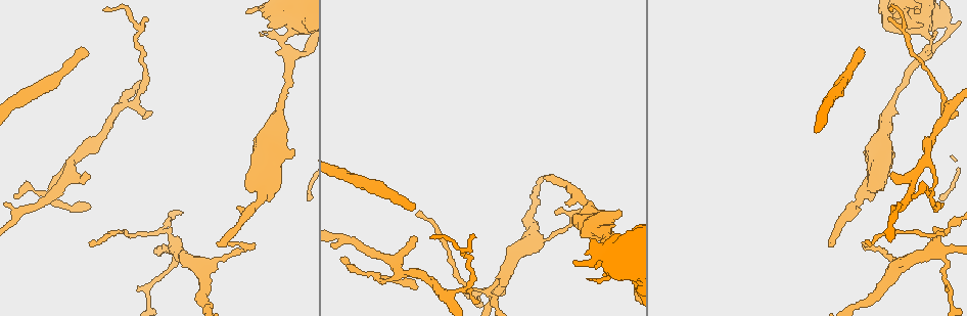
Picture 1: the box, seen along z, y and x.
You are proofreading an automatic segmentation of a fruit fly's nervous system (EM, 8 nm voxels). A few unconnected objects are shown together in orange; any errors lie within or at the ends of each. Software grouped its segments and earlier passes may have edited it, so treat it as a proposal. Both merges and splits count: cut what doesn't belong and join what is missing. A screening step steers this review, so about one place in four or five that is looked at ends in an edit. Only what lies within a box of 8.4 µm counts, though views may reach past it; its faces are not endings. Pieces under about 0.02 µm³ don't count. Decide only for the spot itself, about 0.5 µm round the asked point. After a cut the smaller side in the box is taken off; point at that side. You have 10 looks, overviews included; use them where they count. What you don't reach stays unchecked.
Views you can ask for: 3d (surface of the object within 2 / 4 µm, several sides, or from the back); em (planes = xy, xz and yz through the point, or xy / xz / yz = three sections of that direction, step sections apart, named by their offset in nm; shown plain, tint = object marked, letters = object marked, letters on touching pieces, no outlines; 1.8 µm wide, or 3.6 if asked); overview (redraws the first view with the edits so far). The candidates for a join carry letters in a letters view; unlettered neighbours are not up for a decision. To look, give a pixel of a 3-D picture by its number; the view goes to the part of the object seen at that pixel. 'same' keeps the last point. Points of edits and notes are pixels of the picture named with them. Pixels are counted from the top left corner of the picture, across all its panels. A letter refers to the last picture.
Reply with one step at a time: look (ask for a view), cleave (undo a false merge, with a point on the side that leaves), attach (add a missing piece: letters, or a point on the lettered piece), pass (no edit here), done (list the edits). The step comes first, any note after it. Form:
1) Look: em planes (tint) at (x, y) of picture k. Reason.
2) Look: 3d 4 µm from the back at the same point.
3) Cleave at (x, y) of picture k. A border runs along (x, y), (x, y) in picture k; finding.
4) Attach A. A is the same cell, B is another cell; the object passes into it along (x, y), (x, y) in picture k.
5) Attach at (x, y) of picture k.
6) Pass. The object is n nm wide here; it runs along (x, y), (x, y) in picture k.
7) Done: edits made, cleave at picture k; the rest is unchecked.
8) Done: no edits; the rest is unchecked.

Look: 3d 2 µm at (857, 54) of picture 1.

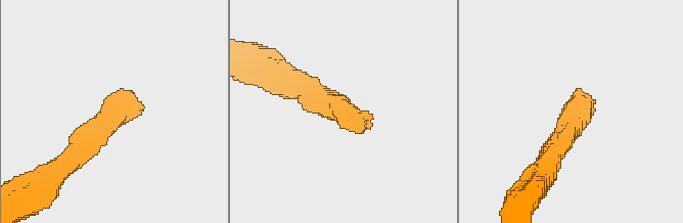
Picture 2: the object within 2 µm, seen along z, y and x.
Look: em planes (letters) at (580, 108) of picture 2.

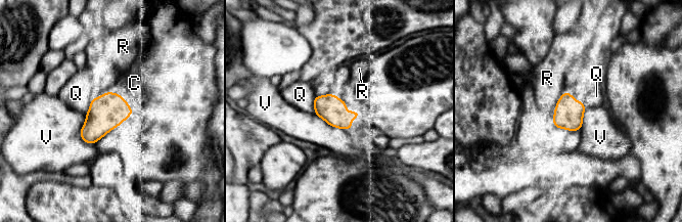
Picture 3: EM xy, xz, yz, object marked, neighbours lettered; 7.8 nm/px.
Attach C. The longest contact is with V, 240 nm; C is the same cell, Q, R and V are other cells; the neuron continues.

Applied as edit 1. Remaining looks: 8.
Look: em xz step 16 (tint) at (73, 160) of picture 1. Arms run side by side.

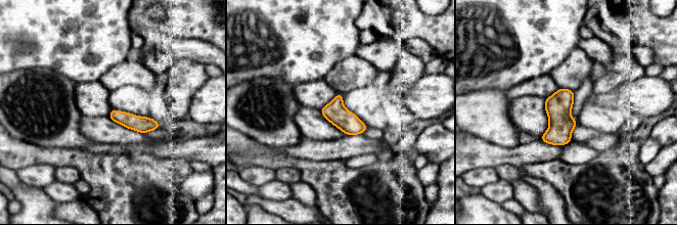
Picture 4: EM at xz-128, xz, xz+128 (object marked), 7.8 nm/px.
Look: em planes (letters) at the same point. Another direction.

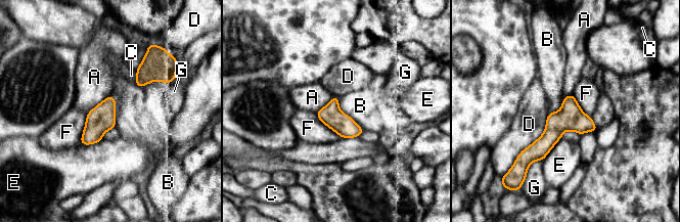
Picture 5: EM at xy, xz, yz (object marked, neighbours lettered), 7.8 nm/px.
Pass. A, B, C, D, E, F and G are other cells; a border runs along (337, 96), (338, 107), (364, 130) in picture 5; one neuron here.

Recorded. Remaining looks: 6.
Look: 3d 4 µm at (591, 239) of picture 1. Thick end.

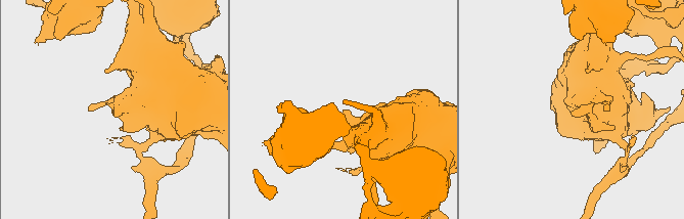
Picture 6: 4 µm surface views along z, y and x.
Look: em xz step 4 (letters) at (117, 113) of picture 6. Now the EM.

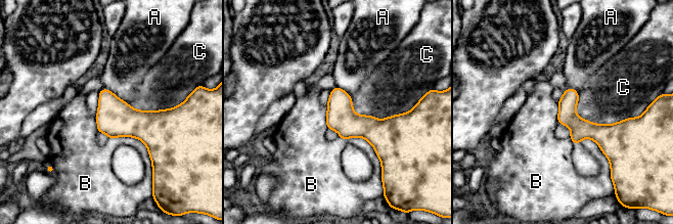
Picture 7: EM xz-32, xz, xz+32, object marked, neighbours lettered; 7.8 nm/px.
Pass. A, B and C are other cells; a border runs along (576, 91), (583, 119), (637, 118) in picture 7; no lettered piece goes on from it.

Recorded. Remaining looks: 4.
Look: em planes (letters) at (830, 245) of picture 1. An open end.

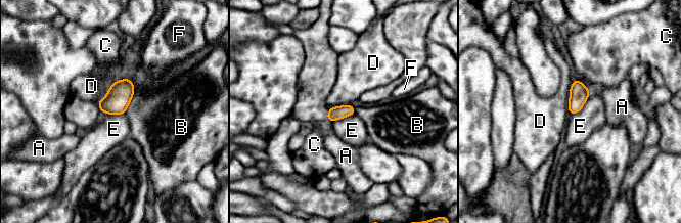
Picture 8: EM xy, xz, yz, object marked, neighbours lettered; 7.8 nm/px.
Pass. A, B, C, D, E and F are other cells; a border runs along (591, 92), (584, 105), (571, 115) in picture 8; none of them fits.

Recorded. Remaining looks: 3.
Done: edits made, attach at picture 3; the rest is unchecked.

